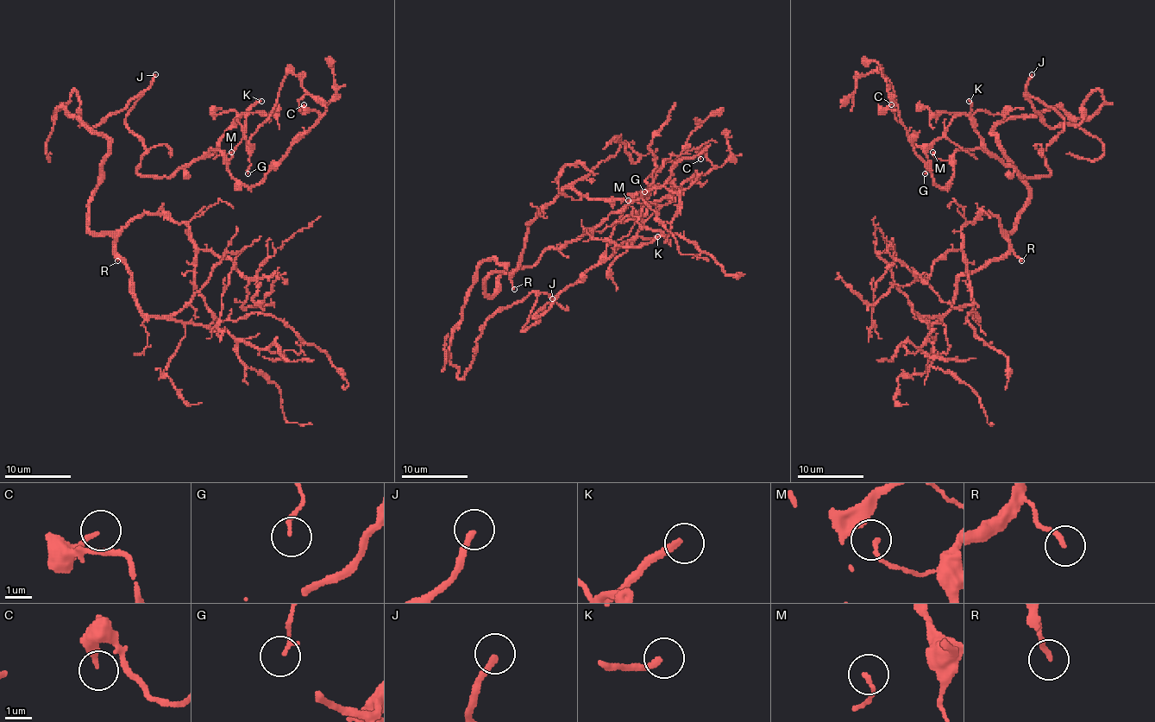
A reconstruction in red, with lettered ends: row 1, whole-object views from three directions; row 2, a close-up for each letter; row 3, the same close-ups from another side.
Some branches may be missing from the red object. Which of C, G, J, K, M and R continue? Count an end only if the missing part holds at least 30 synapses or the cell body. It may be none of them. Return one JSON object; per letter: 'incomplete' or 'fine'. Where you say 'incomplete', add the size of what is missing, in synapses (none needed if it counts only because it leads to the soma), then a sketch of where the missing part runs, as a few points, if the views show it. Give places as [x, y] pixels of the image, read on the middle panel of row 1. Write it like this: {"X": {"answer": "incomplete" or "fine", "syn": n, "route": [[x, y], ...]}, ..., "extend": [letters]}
{"C": {"answer": "fine"}, "G": {"answer": "fine"}, "J": {"answer": "incomplete", "syn": 120, "route": [[552, 298], [578, 305], [605, 291], [641, 240], [668, 242], [705, 204], [713, 204], [743, 177]]}, "K": {"answer": "incomplete", "syn": 35, "route": [[657, 236], [688, 236], [704, 218], [710, 202], [720, 188], [720, 180], [731, 166]]}, "M": {"answer": "fine"}, "R": {"answer": "fine"}, "extend": ["J", "K"]}

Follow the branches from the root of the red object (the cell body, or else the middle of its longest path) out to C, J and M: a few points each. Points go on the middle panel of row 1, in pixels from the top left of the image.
C: (460, 370), (461, 378), (491, 317), (534, 292), (525, 332), (598, 262), (618, 222), (715, 166), (700, 159)
J: (460, 370), (458, 376), (461, 378), (471, 365), (481, 327), (491, 317), (532, 292), (545, 292), (552, 298)
M: (460, 370), (461, 378), (491, 317), (534, 292), (525, 332), (598, 262), (628, 200)

